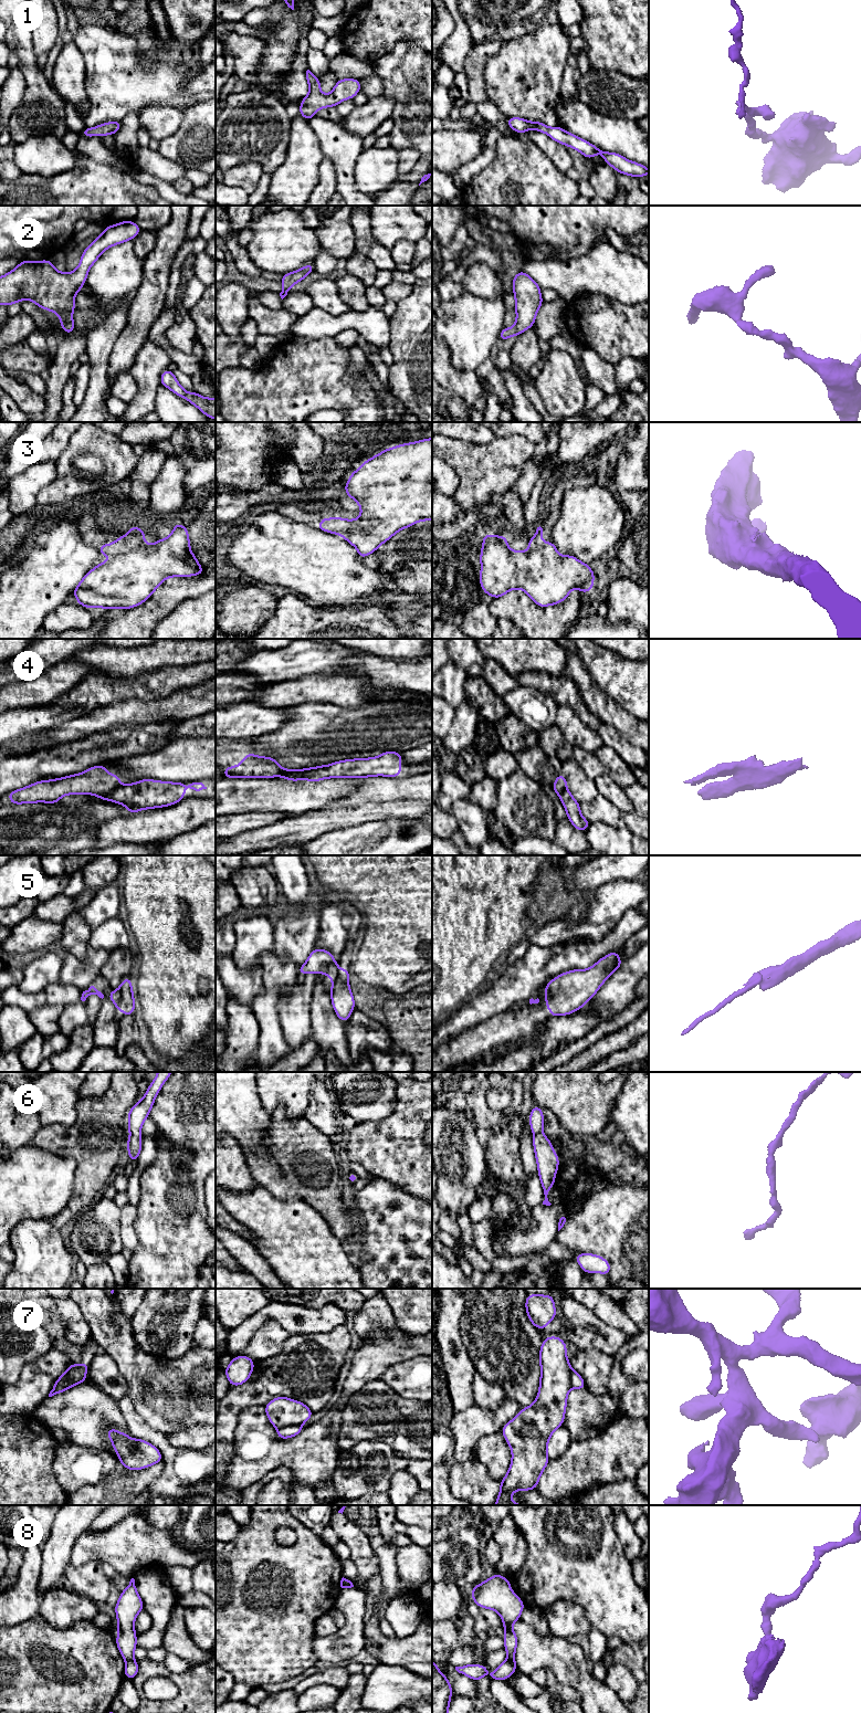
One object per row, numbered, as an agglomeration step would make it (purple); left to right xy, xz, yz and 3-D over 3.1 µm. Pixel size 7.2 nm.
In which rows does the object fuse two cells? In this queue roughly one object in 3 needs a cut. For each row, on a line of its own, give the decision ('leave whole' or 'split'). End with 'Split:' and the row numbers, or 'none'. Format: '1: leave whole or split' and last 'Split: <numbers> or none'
1: leave whole
2: leave whole
3: split
4: split
5: split
6: leave whole
7: split
8: split
Split: 3, 4, 5, 7, 8

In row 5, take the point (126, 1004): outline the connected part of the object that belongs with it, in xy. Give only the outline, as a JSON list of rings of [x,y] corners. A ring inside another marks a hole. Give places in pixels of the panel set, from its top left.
[[[126,977],[119,986],[122,999],[116,1005],[116,1010],[122,1010],[124,1016],[134,1015],[135,1012],[135,998],[133,995],[132,979]]]

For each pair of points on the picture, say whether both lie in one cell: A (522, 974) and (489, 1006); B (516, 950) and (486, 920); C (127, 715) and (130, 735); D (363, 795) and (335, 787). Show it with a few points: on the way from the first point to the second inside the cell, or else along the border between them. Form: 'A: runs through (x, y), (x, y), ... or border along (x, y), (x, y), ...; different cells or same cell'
A: runs through (515, 983), (497, 998); same cell
B: border along (517, 944), (506, 954); different cells
C: border along (155, 722), (134, 726), (117, 725), (104, 732); different cells
D: border along (366, 778), (355, 790), (331, 804); different cells

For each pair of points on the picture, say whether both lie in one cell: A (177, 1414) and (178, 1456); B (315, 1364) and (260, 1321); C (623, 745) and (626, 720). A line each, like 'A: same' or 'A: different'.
A: different
B: different
C: different

